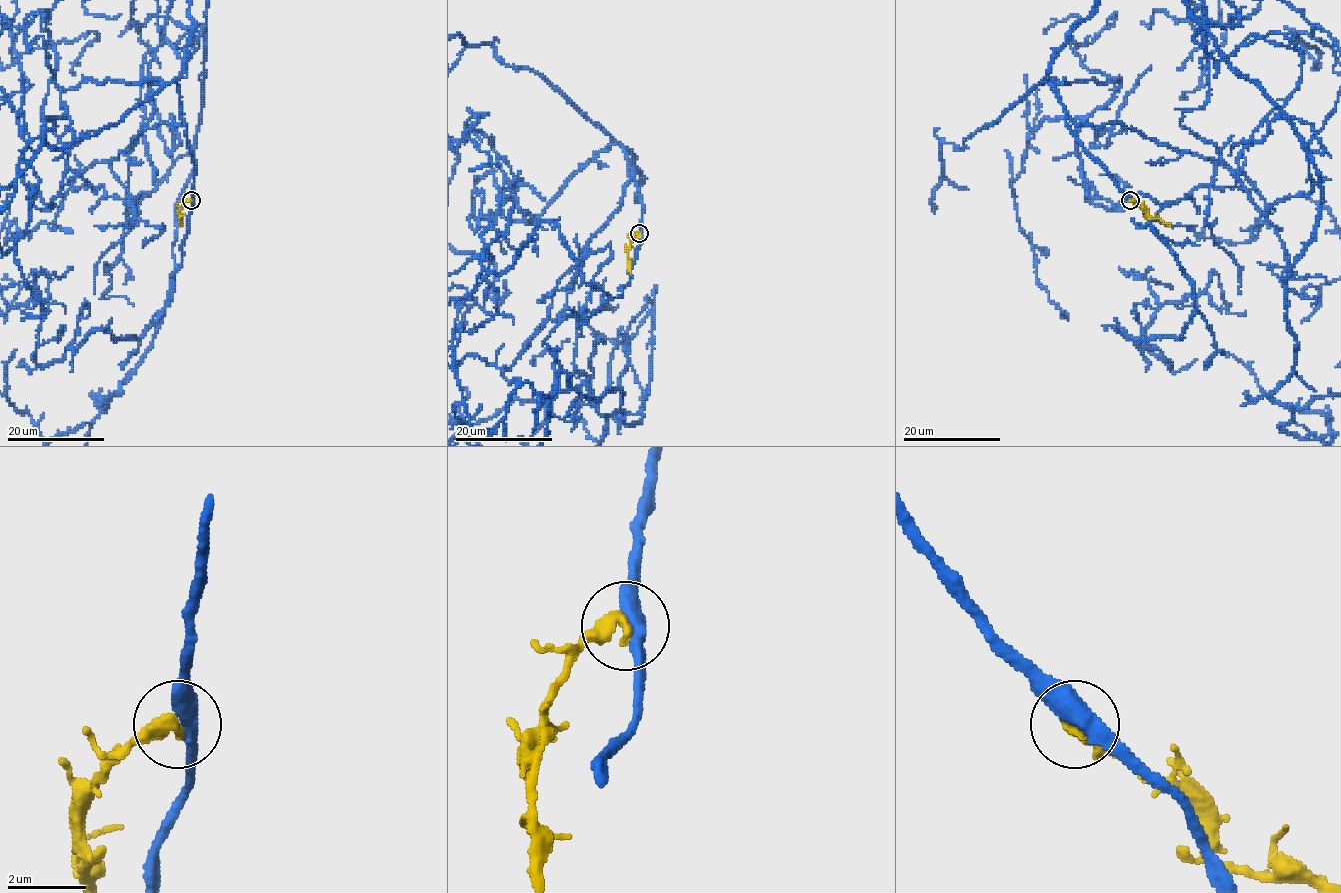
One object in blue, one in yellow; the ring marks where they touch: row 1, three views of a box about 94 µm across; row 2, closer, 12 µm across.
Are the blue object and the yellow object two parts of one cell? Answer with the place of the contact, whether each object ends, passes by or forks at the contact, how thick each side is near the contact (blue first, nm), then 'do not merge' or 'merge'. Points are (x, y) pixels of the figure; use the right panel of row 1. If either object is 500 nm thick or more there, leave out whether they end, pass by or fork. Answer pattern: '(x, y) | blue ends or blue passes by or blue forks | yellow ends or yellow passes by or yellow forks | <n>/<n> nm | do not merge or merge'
(1130, 200) | blue passes by | yellow ends | 460/380 nm | do not merge

